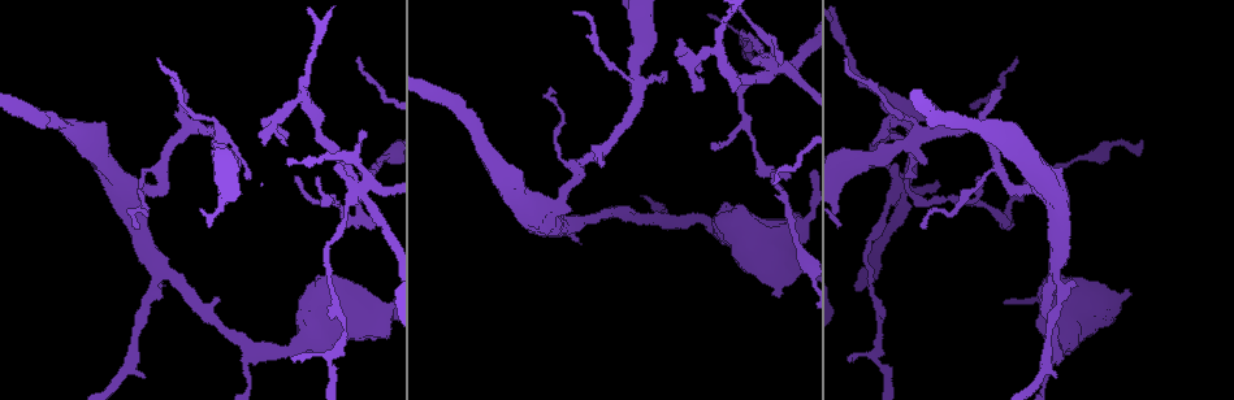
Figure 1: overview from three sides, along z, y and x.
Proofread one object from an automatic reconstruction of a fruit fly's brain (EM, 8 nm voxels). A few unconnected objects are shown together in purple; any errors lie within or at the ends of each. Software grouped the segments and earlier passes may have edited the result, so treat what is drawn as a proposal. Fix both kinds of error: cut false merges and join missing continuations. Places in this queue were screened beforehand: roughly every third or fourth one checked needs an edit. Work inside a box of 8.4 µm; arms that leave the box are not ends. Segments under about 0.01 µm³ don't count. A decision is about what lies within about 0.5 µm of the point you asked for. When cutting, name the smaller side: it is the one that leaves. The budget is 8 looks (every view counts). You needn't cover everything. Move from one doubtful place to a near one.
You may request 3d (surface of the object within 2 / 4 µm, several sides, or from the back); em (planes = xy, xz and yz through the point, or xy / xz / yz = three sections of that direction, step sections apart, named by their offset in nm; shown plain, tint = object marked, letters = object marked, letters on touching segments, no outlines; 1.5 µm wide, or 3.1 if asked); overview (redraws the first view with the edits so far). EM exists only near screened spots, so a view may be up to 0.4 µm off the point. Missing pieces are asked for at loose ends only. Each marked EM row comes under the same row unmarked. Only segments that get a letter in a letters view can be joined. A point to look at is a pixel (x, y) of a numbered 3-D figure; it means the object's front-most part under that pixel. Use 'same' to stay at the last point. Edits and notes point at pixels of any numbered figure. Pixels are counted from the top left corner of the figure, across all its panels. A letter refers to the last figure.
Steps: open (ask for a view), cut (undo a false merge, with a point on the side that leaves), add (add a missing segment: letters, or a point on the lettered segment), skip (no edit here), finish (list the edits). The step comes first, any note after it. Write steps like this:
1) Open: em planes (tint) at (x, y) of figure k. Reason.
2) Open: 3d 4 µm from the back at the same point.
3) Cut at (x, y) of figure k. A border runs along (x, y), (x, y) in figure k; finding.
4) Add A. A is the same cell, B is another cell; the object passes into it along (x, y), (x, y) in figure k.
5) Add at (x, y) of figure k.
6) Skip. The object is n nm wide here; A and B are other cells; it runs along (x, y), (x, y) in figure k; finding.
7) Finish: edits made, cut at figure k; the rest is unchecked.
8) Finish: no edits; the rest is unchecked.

Open: em xz step 4 (tint) at (998, 168) of figure 1.

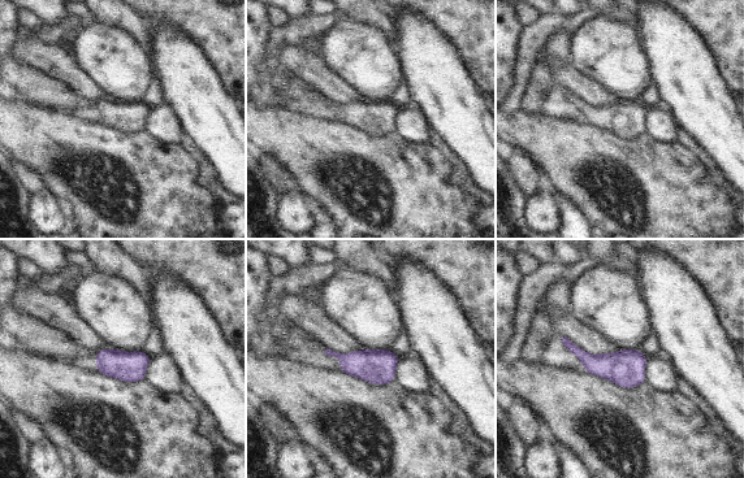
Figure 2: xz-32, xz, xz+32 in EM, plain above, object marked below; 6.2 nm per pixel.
Open: em xy step 4 (tint) at the same point.

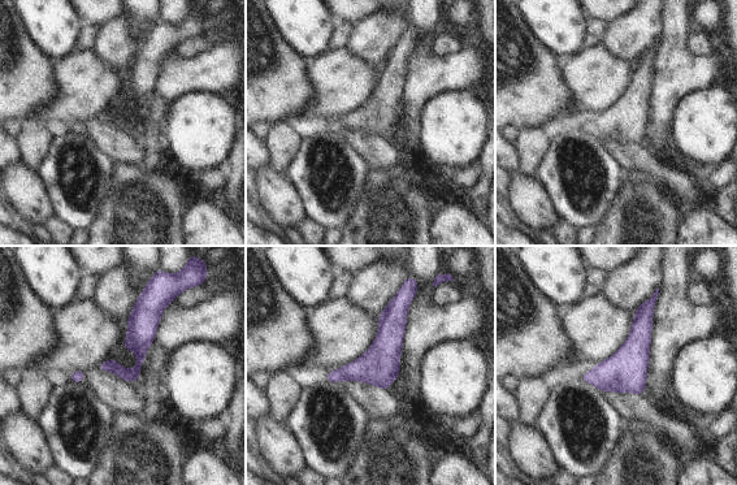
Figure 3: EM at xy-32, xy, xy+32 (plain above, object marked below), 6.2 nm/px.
Open: em xy step 4 (letters) at the same point. What lies round it.

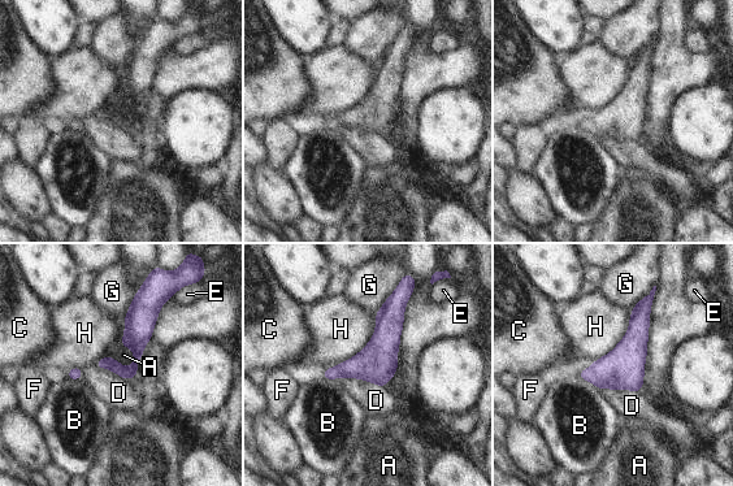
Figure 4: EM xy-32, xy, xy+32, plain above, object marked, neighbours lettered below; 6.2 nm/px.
Skip. The longest contact is with H, 420 nm; A, B, C, D, E, F, G and H are other cells; a border runs along (337, 377), (356, 377), (382, 386) in figure 4; one neuron here.

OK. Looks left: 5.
Open: 3d 4 µm at (924, 162) of figure 1. Free end.

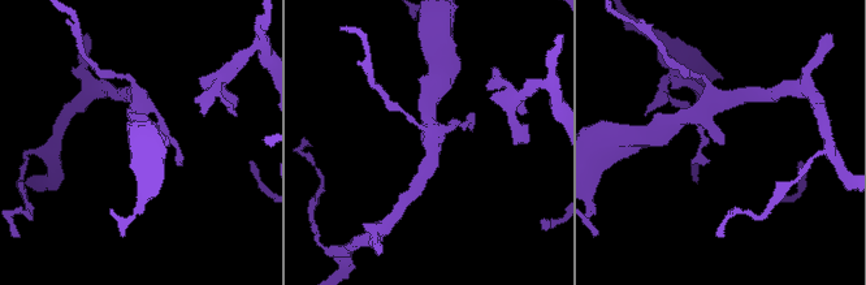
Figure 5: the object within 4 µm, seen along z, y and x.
Open: em planes (letters) at (723, 145) of figure 5. The arms are 200, 260 nm wide; need the tissue.

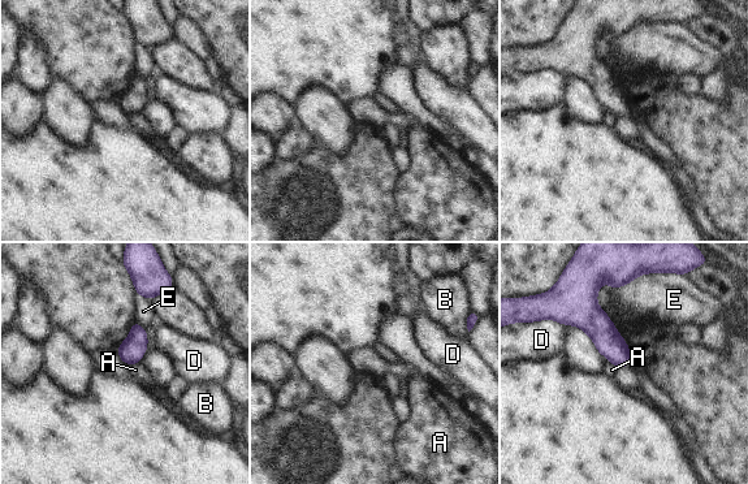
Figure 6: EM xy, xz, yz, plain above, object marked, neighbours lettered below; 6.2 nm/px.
Skip. The longest contact is with E, 150 nm; A, B, D and E are other cells; none of them fits.

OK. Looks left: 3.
Open: em planes (tint) at (976, 178) of figure 1. Free end.

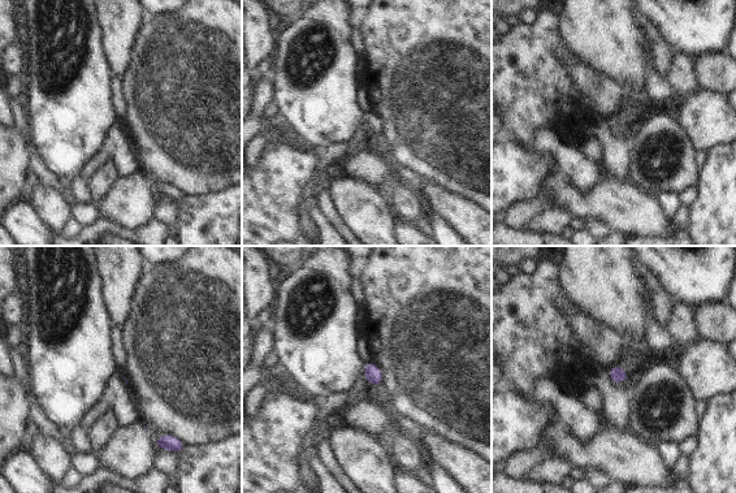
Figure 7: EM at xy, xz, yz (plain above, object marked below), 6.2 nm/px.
Open: em planes (letters) at the same point.

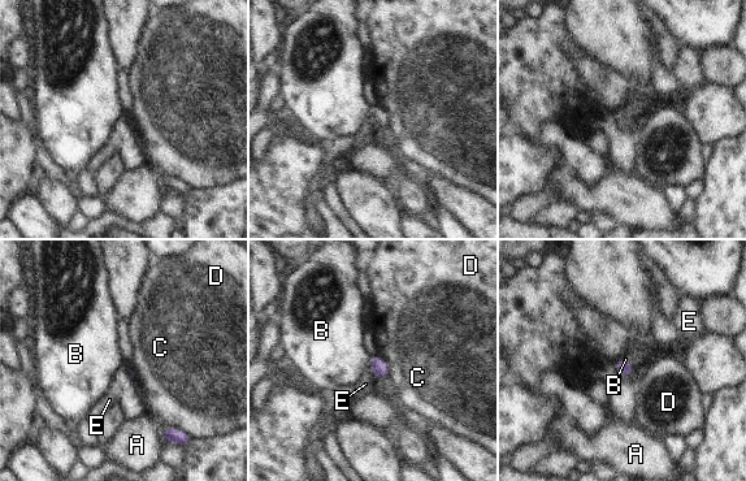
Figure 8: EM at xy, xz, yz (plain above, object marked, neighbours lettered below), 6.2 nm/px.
Skip. A, B, C, D and E are other cells; a border runs along (372, 358), (369, 362) in figure 8; no lettered segment goes on from it.

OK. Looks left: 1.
Finish: no edits; the rest is unchecked.

